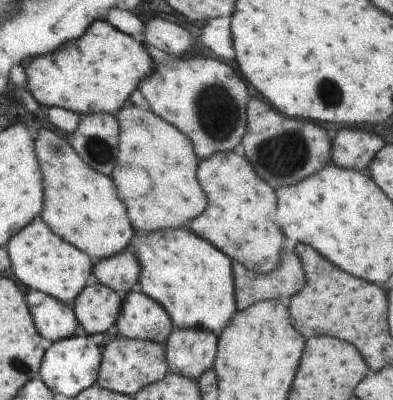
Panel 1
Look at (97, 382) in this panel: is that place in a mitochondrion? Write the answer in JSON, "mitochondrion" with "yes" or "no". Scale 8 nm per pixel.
{"mitochondrion":"no"}

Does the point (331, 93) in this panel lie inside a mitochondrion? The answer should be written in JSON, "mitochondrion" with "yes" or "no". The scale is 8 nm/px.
{"mitochondrion":"yes"}

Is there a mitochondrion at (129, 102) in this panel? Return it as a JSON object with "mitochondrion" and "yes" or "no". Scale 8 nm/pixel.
{"mitochondrion":"no"}

